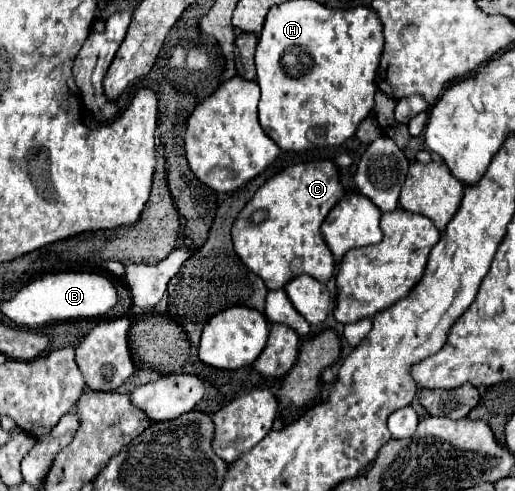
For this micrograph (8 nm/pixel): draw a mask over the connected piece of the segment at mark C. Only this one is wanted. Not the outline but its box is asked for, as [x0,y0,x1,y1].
[231,160,345,291]

